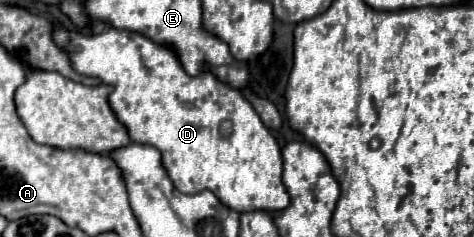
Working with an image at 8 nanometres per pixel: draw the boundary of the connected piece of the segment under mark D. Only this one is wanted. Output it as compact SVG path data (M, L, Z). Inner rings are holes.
M55 26L53 38L61 48L69 50L73 58L73 68L79 74L95 76L103 84L113 86L109 104L115 116L127 126L127 132L133 142L153 146L161 152L163 166L167 168L167 174L179 192L197 194L203 190L213 190L223 204L237 212L263 210L279 214L289 206L289 192L281 180L281 148L273 134L265 128L249 100L239 90L217 82L213 74L199 74L197 78L189 76L183 70L181 62L177 62L173 50L165 50L165 46L157 46L157 42L137 32L109 28L95 36L83 36L71 34L65 28ZM225 120L229 120L233 126L229 136L221 134L221 122Z

